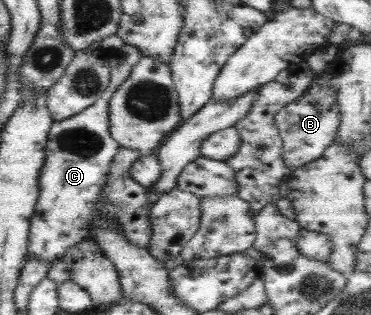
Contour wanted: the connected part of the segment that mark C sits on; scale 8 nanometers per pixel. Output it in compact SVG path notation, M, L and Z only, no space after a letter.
M125 44L110 52L109 83L95 102L81 112L53 121L44 146L44 161L39 169L38 197L31 213L28 225L26 252L34 254L43 264L60 260L64 252L85 238L91 238L91 213L94 202L107 180L108 168L113 155L118 151L118 144L111 138L108 129L108 102L113 91L129 77L131 68L139 60L140 52L134 46Z

